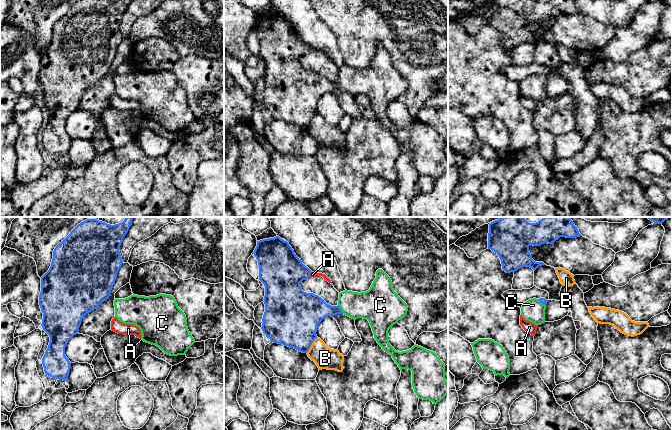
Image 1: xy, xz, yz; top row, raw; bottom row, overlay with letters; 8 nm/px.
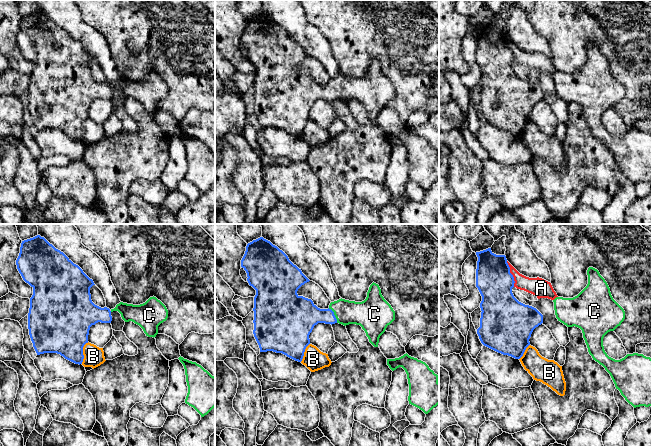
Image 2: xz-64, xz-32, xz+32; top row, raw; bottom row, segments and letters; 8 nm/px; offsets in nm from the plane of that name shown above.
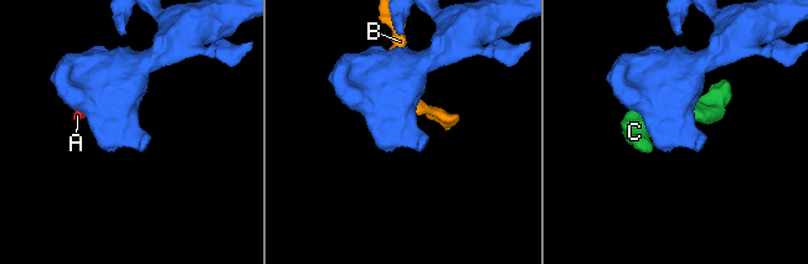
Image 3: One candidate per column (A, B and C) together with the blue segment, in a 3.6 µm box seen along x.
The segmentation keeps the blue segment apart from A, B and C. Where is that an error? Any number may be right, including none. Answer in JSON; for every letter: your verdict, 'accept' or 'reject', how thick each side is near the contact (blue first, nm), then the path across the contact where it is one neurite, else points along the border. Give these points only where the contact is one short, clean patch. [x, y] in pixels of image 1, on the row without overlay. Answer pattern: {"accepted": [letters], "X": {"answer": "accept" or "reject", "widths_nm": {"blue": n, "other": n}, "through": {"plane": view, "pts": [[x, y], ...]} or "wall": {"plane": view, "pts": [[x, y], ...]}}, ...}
{"accepted": ["C"], "A": {"answer": "reject", "widths_nm": {"blue": 360, "other": 40}, "wall": {"plane": "xz", "pts": [[311, 47], [308, 53]]}}, "B": {"answer": "reject", "widths_nm": {"blue": 420, "other": 180}}, "C": {"answer": "accept", "widths_nm": {"blue": 260, "other": 240}, "through": {"plane": "xz", "pts": [[309, 86], [340, 85], [346, 81], [370, 81]]}}}

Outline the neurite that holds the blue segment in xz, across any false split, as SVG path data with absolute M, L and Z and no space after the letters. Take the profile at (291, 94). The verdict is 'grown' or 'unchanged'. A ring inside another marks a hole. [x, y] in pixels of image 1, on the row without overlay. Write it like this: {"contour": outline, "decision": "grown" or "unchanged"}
{"contour": "M279 12L257 17L254 32L258 37L259 56L265 62L265 88L262 94L262 107L273 119L294 124L307 129L317 114L319 99L326 93L344 90L354 96L367 95L374 114L382 125L389 129L400 146L412 147L412 162L419 175L440 178L448 170L448 158L445 155L445 140L437 130L421 122L414 121L407 127L396 127L388 117L389 105L407 90L407 80L398 72L390 53L378 45L376 54L366 68L343 67L339 69L337 82L327 80L321 73L302 66L300 59L309 54L312 48L299 35L287 17Z", "decision": "grown"}

